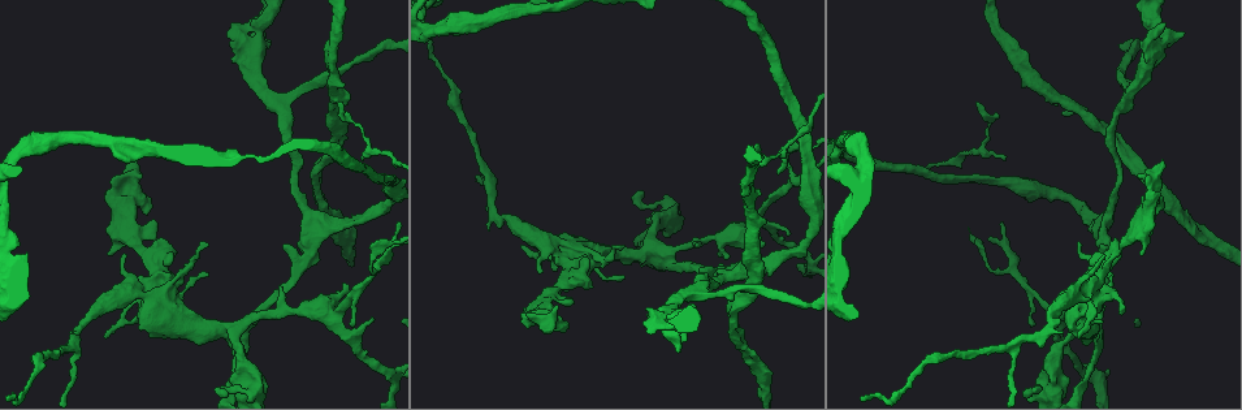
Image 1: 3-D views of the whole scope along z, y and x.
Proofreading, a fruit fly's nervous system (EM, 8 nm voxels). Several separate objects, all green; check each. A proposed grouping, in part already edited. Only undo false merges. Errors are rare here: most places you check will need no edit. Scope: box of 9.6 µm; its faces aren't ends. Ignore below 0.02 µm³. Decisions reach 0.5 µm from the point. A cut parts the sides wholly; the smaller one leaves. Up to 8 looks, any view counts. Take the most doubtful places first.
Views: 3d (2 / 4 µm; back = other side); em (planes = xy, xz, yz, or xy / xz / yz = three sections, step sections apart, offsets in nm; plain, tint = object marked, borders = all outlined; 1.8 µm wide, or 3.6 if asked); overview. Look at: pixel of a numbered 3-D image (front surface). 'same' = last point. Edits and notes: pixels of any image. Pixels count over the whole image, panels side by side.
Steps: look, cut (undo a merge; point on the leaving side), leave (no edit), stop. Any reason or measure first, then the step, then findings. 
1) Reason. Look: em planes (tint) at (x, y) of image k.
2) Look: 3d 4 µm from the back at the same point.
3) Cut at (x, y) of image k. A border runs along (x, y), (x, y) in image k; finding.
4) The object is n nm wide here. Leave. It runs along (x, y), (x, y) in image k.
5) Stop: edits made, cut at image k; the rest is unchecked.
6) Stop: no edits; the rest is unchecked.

Abrupt turn. Look: em xz step 4 (tint) at (234, 326) of image 1.

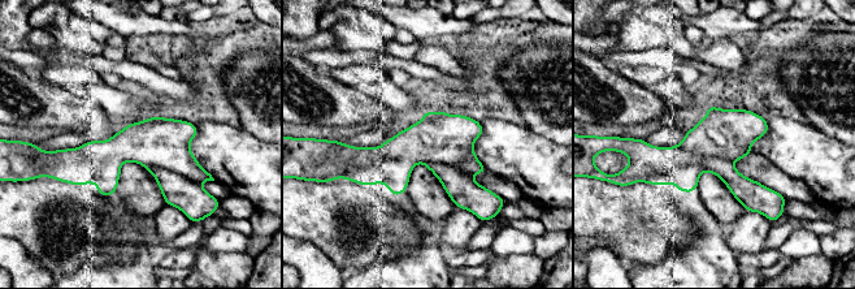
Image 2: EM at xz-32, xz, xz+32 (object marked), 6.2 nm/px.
Look: em xy step 16 (tint) at the same point.

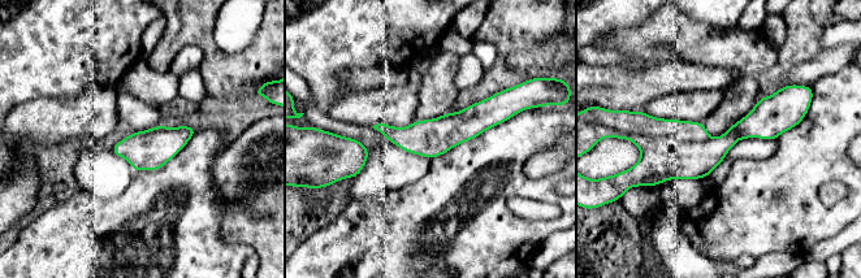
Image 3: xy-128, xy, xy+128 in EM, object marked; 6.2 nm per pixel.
Cut at (637, 122) of image 3. The part that leaves runs along (503, 109), (442, 134), (380, 127) in image 3; a second neuron is stuck on.

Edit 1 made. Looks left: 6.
Three-way junction. Look: 3d 2 µm at (308, 233) of image 1.

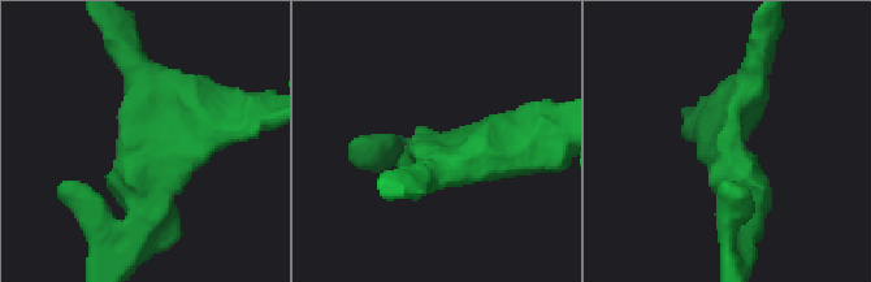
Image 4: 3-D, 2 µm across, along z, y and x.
3 arms meet here; the arms are 190, 220, 300 nm wide; need the tissue. Look: em planes (tint) at (436, 149) of image 4.

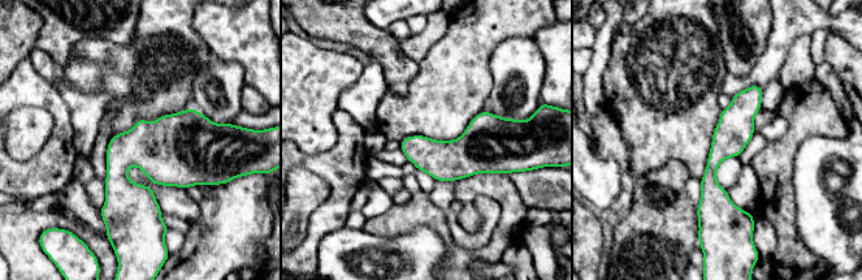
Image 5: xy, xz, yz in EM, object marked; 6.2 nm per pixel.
The object is 220 nm wide here. Leave. One neuron here.

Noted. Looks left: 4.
Small branch off a trunk. Look: 3d 4 µm at (1101, 276) of image 1.

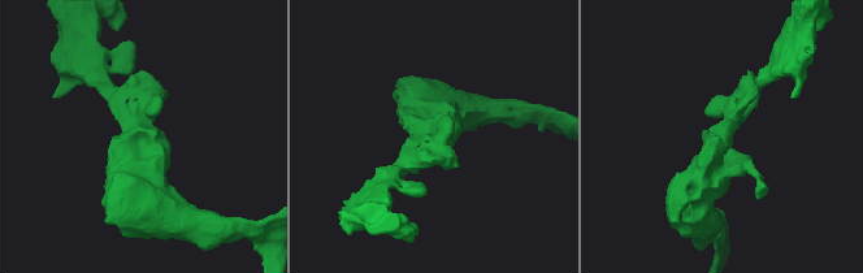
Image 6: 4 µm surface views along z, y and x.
Now the EM. Look: em planes (tint) at (723, 133) of image 6.

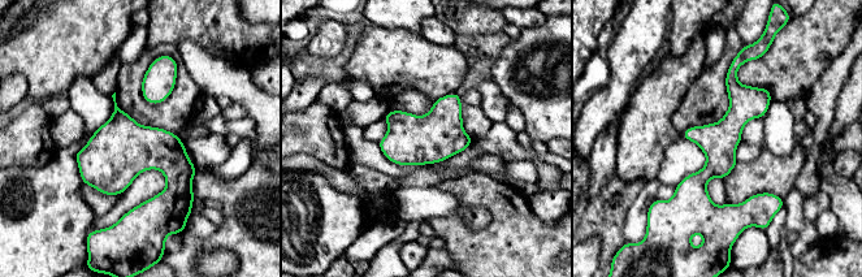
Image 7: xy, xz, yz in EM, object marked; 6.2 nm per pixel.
Leave. Continuous, no second neuron.

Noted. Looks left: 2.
Stop: edits made, cut at image 3; the rest is unchecked.

